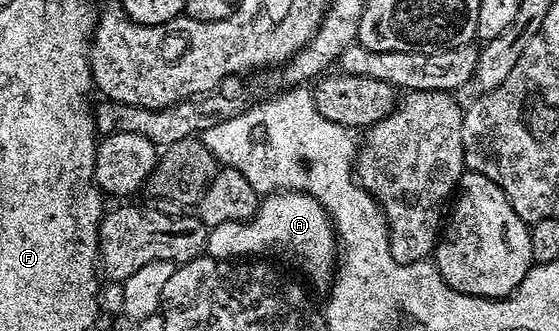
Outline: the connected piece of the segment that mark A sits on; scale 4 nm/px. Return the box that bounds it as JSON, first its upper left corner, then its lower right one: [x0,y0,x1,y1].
[206,189,338,285]

